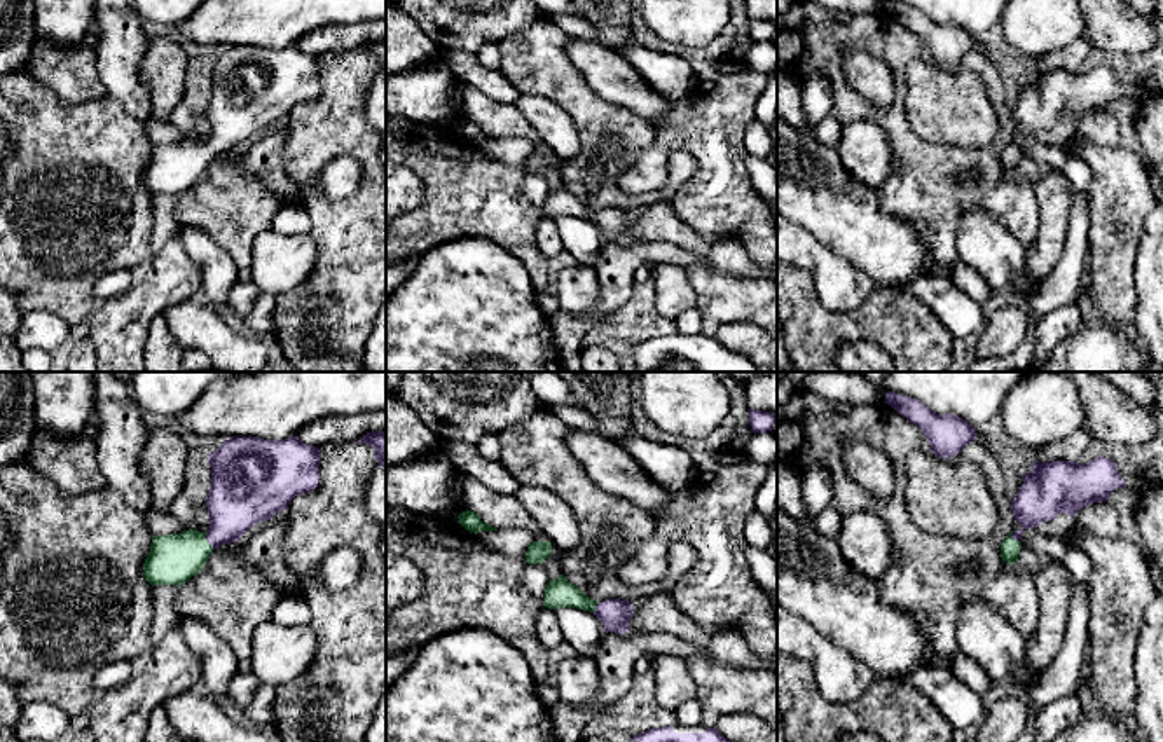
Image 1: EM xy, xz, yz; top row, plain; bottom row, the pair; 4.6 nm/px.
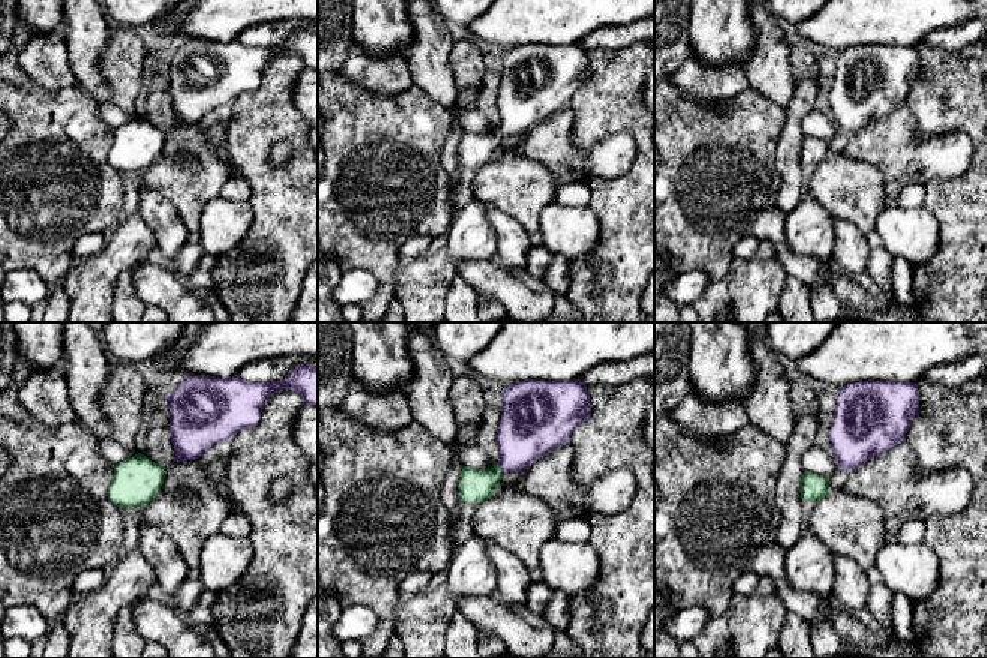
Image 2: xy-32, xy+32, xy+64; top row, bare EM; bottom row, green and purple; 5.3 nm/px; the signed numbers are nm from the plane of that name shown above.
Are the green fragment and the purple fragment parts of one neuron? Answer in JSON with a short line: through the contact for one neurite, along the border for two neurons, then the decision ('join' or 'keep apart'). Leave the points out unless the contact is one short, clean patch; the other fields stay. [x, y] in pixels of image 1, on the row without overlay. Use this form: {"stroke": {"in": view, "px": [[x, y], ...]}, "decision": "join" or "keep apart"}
{"stroke": {"in": "xy", "px": [[173, 168], [206, 151], [231, 126], [238, 107]]}, "decision": "join"}

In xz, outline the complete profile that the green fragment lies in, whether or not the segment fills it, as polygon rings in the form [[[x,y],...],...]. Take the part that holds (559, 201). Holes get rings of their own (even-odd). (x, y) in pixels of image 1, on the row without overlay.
[[[564,183],[548,190],[543,215],[550,218],[578,216],[590,220],[601,229],[604,241],[615,243],[629,241],[629,230],[634,223],[634,216],[629,210],[609,208],[597,211],[569,192]]]

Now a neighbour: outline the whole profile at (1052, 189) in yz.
[[[1044,166],[1032,189],[1039,203],[1039,227],[1034,246],[1025,250],[1025,272],[1030,279],[1046,279],[1065,251],[1072,190],[1062,171]]]

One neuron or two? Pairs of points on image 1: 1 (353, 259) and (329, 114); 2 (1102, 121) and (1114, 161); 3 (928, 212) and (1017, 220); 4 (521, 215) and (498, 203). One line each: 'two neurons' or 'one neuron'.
1: one neuron
2: two neurons
3: one neuron
4: one neuron

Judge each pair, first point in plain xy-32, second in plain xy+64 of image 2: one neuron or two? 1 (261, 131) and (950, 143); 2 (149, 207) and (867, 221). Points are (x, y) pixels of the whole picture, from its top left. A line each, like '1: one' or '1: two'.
1: two
2: two

